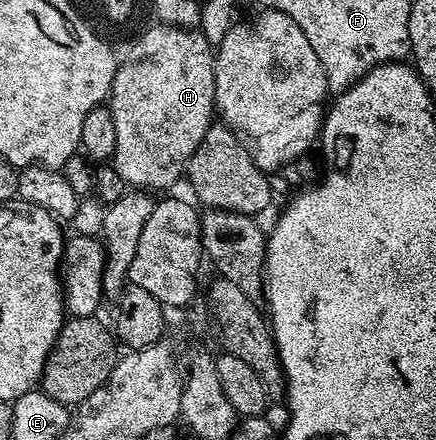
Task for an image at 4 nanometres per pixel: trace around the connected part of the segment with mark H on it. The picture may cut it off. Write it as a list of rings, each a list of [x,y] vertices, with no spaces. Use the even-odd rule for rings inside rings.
[[[160,24],[153,33],[144,35],[140,46],[119,72],[115,87],[115,106],[111,108],[111,125],[115,128],[117,147],[113,164],[120,182],[139,191],[167,189],[184,172],[191,156],[197,151],[205,131],[209,131],[216,116],[215,54],[198,28],[179,29],[176,25]]]

